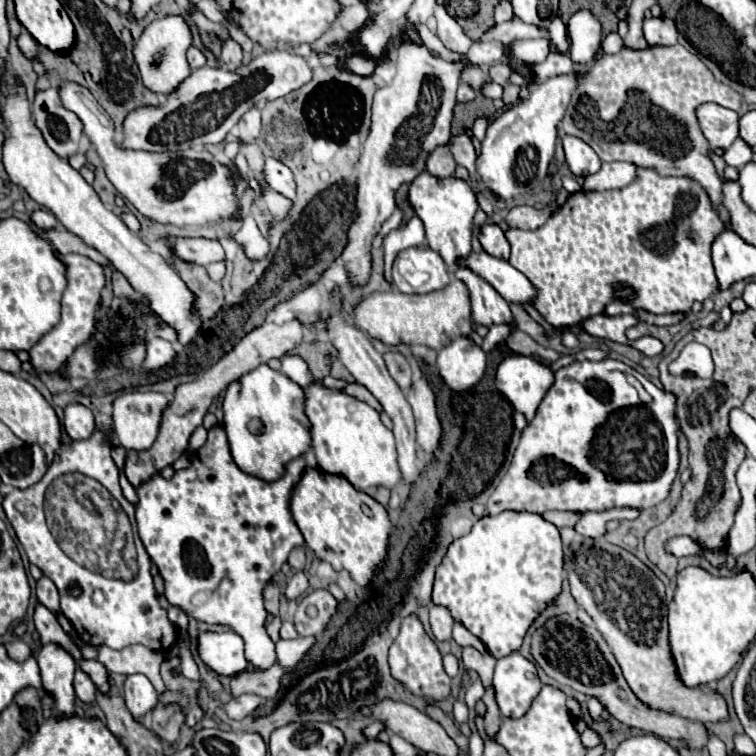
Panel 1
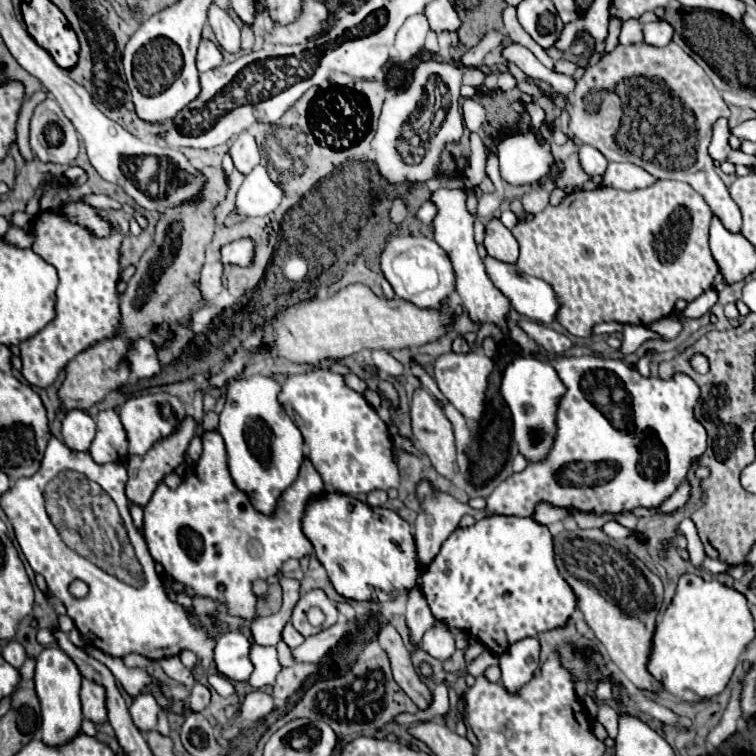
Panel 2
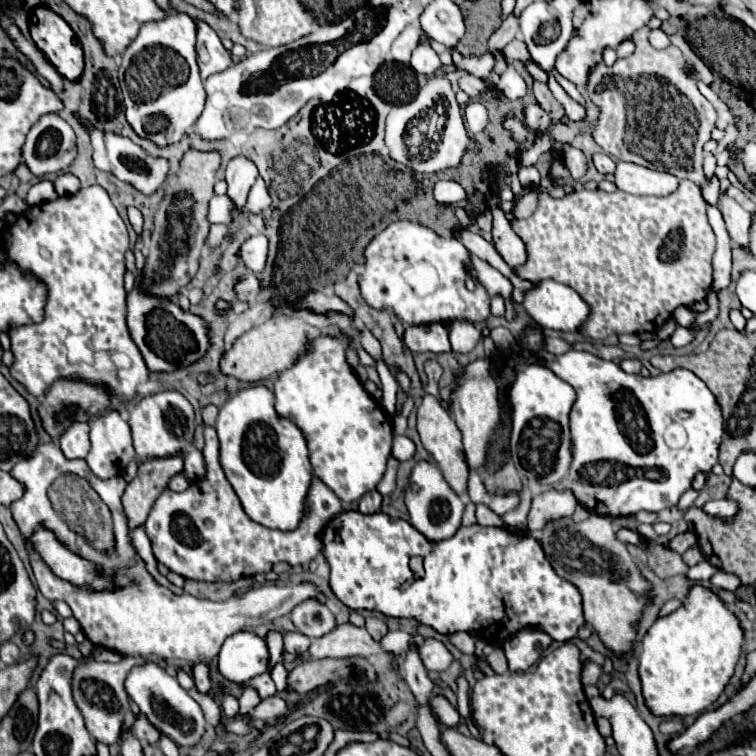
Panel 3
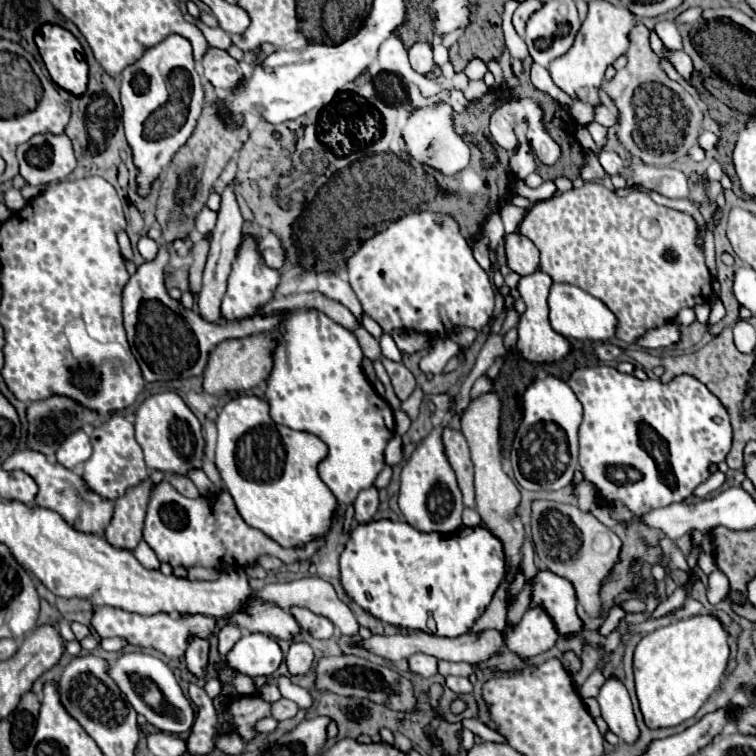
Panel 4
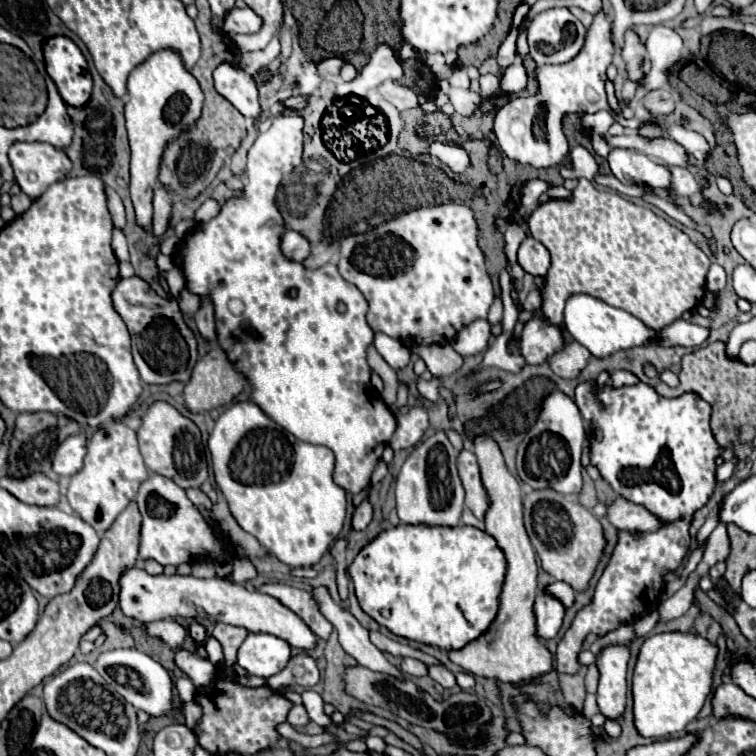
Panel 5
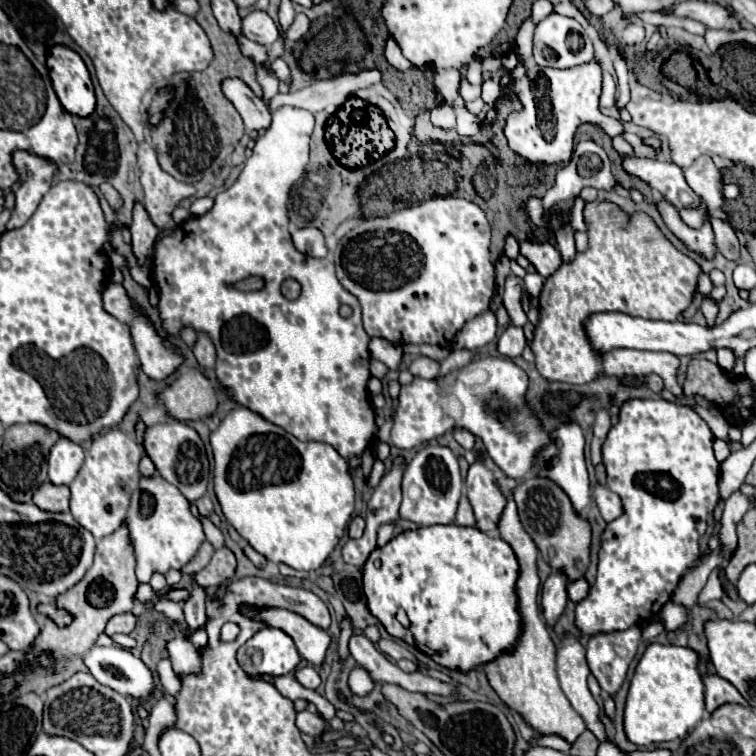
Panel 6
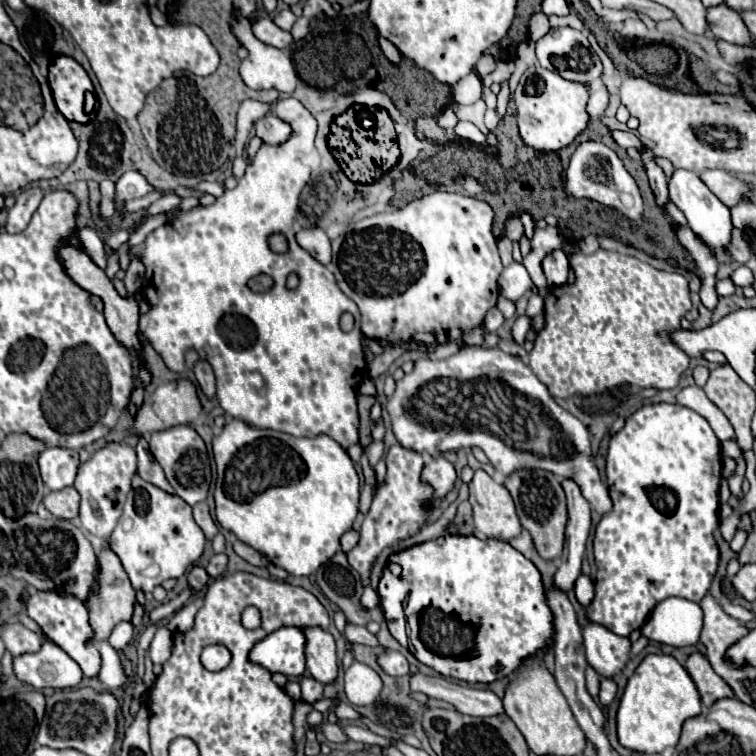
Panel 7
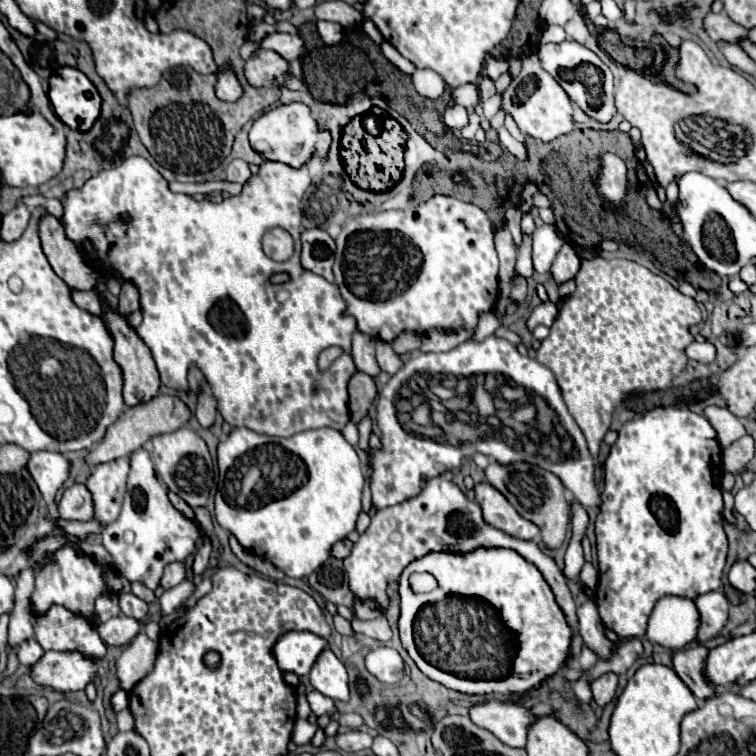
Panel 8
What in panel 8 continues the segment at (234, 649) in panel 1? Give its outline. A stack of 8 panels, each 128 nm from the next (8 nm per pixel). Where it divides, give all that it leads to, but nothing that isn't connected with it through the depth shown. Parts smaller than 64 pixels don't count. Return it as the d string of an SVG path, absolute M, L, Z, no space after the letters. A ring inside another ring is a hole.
M288 632L276 642L274 656L284 672L306 676L326 648L328 640L312 632Z

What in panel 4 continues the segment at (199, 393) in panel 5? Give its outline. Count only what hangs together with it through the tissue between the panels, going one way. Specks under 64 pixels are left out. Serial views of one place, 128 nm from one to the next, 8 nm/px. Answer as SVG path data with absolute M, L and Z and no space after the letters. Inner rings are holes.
M276 330L264 332L260 336L248 336L242 340L224 340L208 356L204 368L202 388L206 394L224 394L224 392L244 392L260 382L264 382L272 368L272 348L276 346Z

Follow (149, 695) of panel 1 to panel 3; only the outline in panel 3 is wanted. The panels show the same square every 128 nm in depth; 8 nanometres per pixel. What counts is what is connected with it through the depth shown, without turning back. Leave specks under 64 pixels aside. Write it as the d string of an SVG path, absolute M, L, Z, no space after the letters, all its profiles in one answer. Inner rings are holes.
M140 714L138 720L134 722L134 734L140 742L146 742L146 744L152 744L152 746L158 746L160 742L160 732Z

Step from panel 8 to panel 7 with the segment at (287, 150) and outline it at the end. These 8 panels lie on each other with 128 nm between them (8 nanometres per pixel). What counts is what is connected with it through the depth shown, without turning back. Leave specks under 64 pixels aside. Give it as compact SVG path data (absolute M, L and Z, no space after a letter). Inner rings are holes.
M268 114L268 116L262 116L260 120L256 120L254 122L254 130L256 130L256 136L264 144L270 144L270 146L280 146L292 136L290 124L280 120L274 114Z

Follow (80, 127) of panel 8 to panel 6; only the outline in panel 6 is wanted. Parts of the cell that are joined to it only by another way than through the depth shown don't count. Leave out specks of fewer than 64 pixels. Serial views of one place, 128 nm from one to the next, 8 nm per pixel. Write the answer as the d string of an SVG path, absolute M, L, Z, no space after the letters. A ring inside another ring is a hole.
M54 46L48 54L48 72L62 108L68 114L86 118L96 108L92 80L82 58L66 48Z

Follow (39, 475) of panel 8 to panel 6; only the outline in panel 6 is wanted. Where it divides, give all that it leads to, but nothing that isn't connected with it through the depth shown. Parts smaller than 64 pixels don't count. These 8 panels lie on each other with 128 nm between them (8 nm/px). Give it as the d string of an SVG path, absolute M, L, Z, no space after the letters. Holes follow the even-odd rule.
M60 438L48 456L48 476L50 482L56 486L68 486L76 472L80 470L80 464L84 462L84 452L78 444L72 444L70 440Z

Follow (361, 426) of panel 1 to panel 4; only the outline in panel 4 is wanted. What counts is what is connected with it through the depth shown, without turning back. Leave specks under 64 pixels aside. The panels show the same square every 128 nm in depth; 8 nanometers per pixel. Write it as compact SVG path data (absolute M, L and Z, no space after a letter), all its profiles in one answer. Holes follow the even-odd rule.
M298 308L282 314L278 332L276 348L272 352L274 366L266 380L266 402L270 404L270 416L276 424L314 434L328 446L328 458L320 462L318 468L320 478L340 504L352 504L358 492L370 488L378 472L384 468L384 448L394 436L394 412L364 376L364 354L352 330L334 322L316 308Z

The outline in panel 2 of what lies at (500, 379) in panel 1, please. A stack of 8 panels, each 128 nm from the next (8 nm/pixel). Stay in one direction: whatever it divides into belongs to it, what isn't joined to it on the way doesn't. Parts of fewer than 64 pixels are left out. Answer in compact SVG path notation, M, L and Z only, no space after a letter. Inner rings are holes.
M626 324L622 334L624 334L624 340L622 340L622 348L620 348L620 350L622 350L624 354L632 354L632 352L636 352L636 350L640 348L640 344L646 342L646 340L654 340L654 338L658 338L658 340L666 340L664 336L652 332L652 330L646 328L646 326L630 326L630 324ZM516 358L504 370L500 392L512 412L512 424L514 424L512 434L514 434L518 452L530 464L544 462L554 446L554 438L558 430L556 426L558 404L566 394L566 386L556 376L556 370L542 358Z

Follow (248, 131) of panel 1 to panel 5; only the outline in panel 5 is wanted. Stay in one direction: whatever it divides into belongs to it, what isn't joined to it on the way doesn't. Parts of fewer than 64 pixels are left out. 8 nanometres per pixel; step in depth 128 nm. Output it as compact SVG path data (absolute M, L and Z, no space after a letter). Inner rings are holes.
M202 300L202 306L196 312L194 322L196 322L196 328L198 328L200 336L202 336L202 340L210 342L210 340L216 338L216 330L214 330L214 310L212 310L212 304L208 304L208 300Z

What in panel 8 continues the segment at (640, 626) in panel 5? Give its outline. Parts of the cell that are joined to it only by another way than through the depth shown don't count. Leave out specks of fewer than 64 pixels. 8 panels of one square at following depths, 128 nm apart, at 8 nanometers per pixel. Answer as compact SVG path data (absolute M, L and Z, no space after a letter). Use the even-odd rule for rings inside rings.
M588 598L582 606L576 610L578 614L578 634L582 640L600 656L600 658L610 658L614 652L614 644L604 636L604 626L598 616L598 608L594 598Z

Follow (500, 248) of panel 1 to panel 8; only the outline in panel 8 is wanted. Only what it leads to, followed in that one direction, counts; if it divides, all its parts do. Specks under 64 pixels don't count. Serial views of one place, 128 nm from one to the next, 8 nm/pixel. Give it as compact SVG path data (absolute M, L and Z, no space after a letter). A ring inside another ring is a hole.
M564 244L560 248L560 252L558 252L552 268L550 268L554 280L558 284L568 282L568 280L572 280L578 274L578 270L580 270L580 258L578 258L576 250L570 244Z

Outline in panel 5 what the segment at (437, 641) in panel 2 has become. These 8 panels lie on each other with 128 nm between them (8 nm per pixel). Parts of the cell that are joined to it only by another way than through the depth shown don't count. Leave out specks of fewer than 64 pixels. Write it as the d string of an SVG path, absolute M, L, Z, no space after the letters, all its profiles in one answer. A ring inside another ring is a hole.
M404 658L400 664L402 672L408 676L424 676L426 674L426 664L416 660L416 658Z

